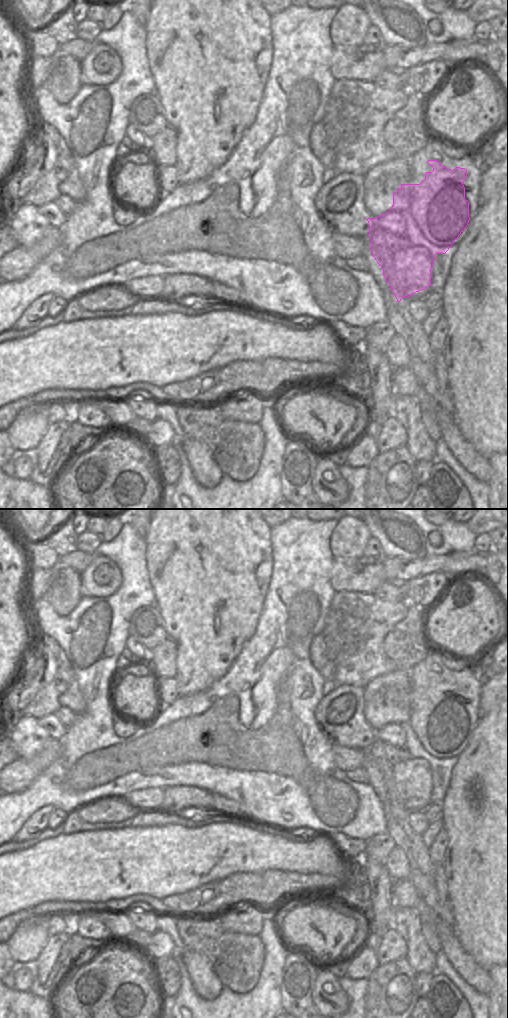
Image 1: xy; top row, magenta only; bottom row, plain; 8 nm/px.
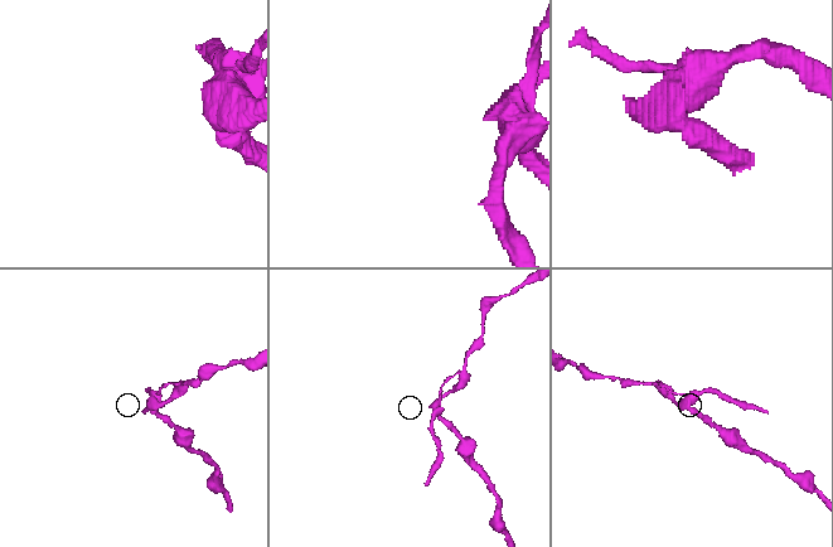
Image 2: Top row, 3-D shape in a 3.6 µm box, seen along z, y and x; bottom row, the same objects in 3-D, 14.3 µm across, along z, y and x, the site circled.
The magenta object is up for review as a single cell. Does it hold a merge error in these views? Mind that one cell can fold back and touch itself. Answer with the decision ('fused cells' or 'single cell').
fused cells

